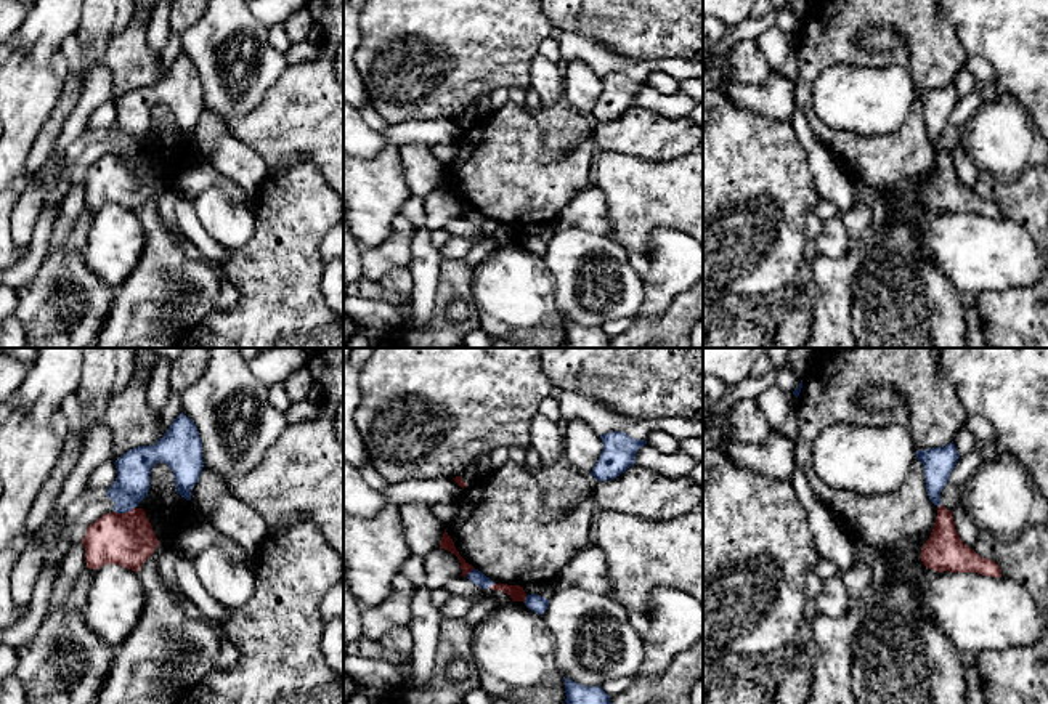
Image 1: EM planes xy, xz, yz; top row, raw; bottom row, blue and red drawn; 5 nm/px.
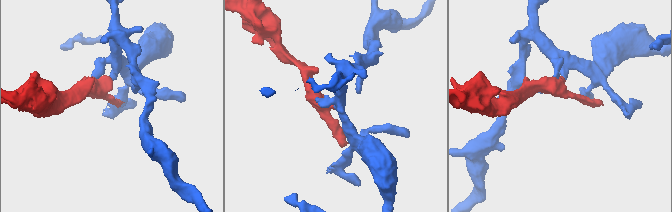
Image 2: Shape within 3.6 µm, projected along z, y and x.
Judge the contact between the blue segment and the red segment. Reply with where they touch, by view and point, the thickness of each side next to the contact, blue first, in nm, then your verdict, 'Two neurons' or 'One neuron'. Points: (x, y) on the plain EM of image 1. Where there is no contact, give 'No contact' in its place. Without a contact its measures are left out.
Touches blue at xy (124, 153). Thickness 170 nm (blue) against 280 nm. Two neurons

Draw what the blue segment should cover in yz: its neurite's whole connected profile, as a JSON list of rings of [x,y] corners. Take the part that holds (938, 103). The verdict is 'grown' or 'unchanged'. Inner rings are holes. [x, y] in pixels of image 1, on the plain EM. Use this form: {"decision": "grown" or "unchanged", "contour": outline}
{"decision": "unchanged", "contour": [[[953,82],[942,88],[916,91],[916,99],[923,104],[926,131],[934,146],[940,146],[940,133],[948,123],[960,96]]]}

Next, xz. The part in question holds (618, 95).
{"decision": "unchanged", "contour": [[[623,72],[600,75],[603,90],[591,115],[597,122],[608,122],[624,114],[636,104],[637,91],[647,85],[645,80],[634,80]]]}

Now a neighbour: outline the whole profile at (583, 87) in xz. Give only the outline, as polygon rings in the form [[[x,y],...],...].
[[[578,59],[567,63],[563,72],[563,99],[567,99],[573,109],[591,114],[602,90],[600,75],[597,75],[592,67]]]

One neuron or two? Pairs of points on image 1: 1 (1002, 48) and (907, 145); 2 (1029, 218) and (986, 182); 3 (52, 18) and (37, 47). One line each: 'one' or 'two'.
1: two
2: one
3: one

